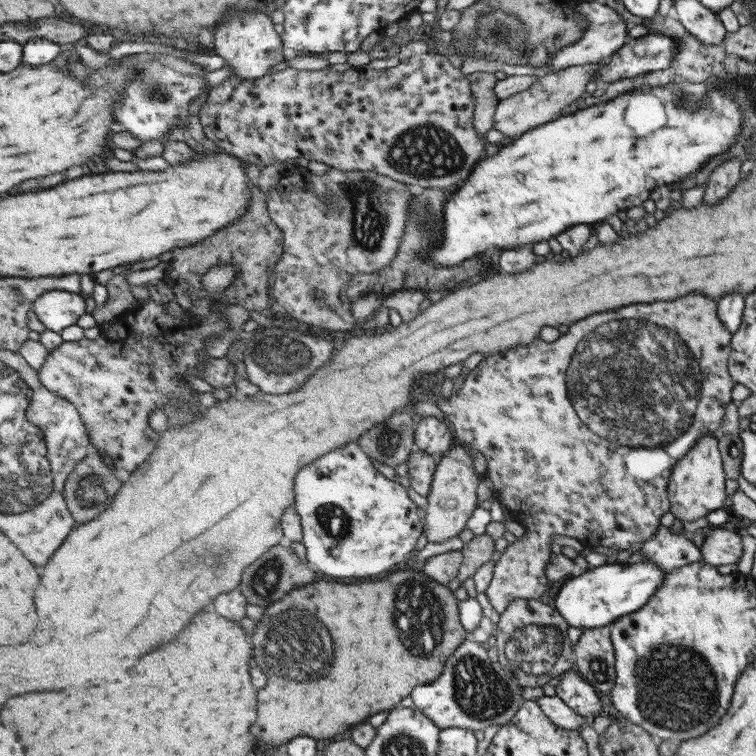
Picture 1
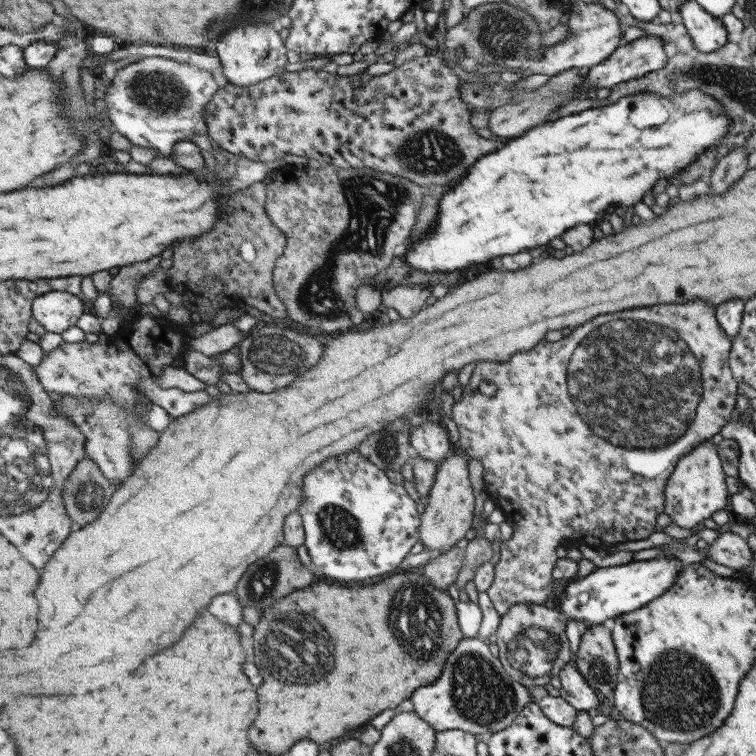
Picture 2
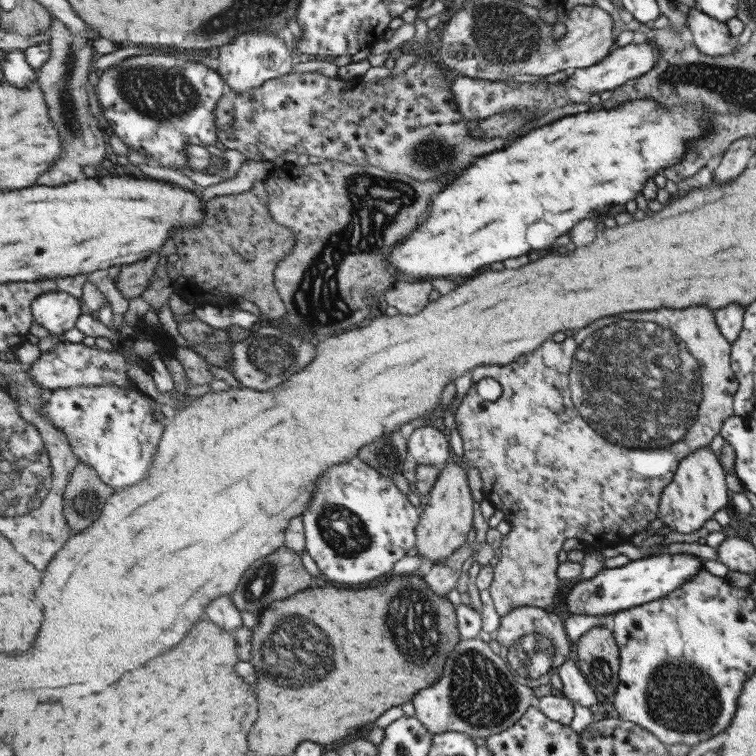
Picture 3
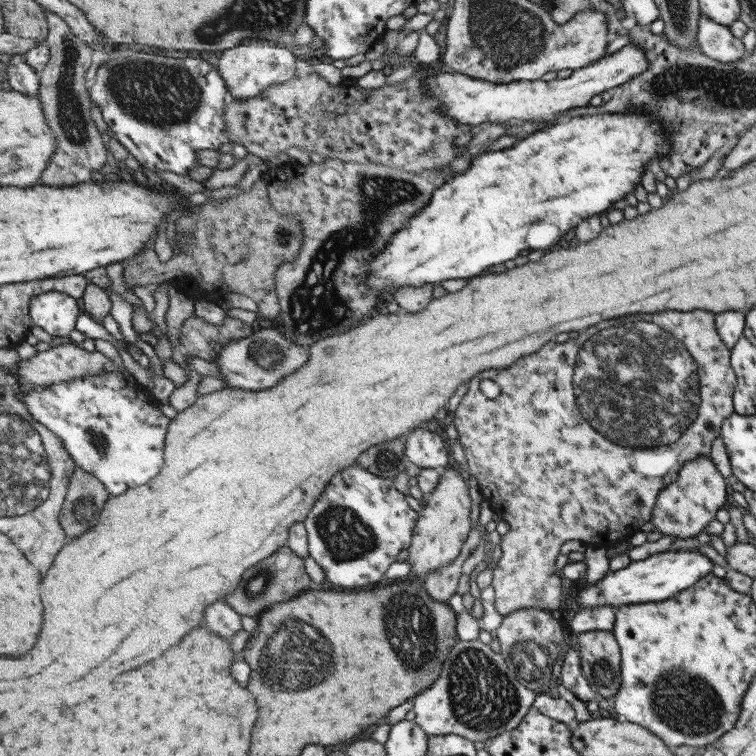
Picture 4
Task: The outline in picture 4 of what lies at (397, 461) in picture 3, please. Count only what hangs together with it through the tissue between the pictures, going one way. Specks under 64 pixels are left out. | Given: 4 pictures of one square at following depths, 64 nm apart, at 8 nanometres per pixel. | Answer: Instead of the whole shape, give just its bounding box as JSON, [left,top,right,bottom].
[359,440,407,480]

